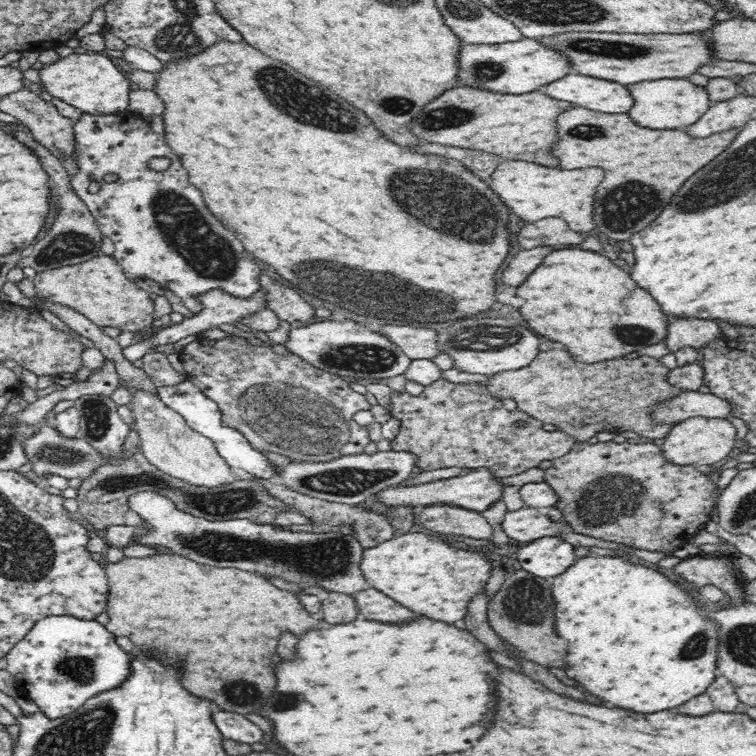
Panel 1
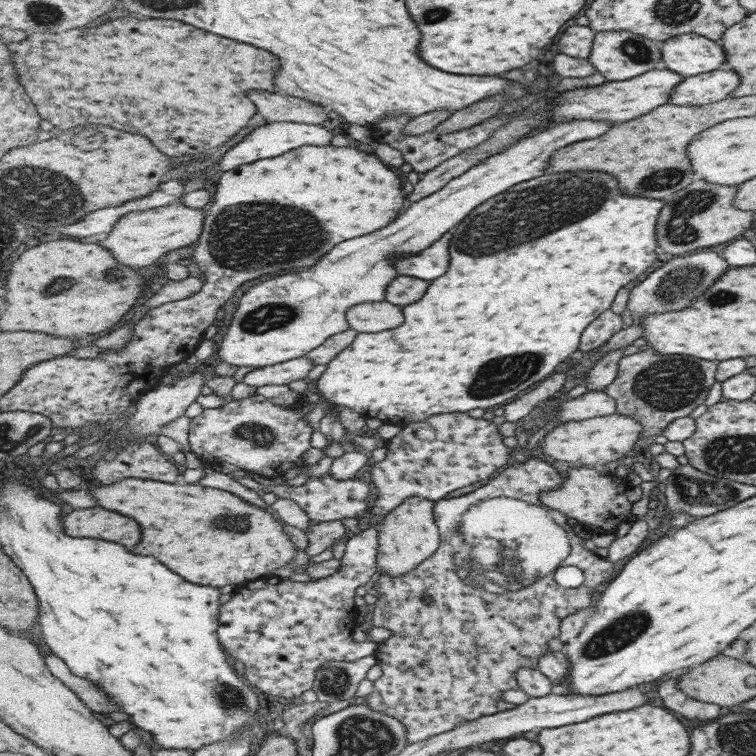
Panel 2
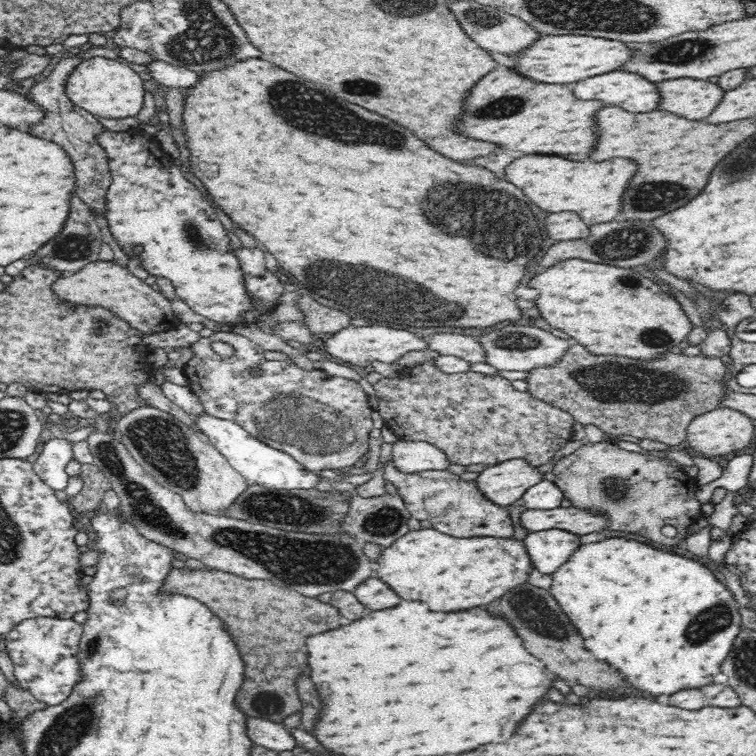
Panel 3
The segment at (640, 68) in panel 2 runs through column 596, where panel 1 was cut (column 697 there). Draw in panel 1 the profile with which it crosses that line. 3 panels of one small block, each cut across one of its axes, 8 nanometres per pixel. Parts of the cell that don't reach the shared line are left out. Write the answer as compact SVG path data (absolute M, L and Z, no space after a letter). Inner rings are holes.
M570 32L538 38L540 46L554 50L568 58L574 72L602 78L618 84L634 84L658 78L688 78L695 70L711 58L704 38L699 33L631 35L617 32Z

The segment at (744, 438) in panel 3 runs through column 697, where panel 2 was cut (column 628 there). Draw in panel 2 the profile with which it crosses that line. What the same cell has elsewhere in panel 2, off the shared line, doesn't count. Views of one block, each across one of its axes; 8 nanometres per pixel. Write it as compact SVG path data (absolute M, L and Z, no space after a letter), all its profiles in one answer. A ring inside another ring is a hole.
M615 412L609 416L556 425L542 440L542 451L548 458L576 467L606 465L607 462L624 459L627 452L632 452L641 433L643 424L639 420Z

